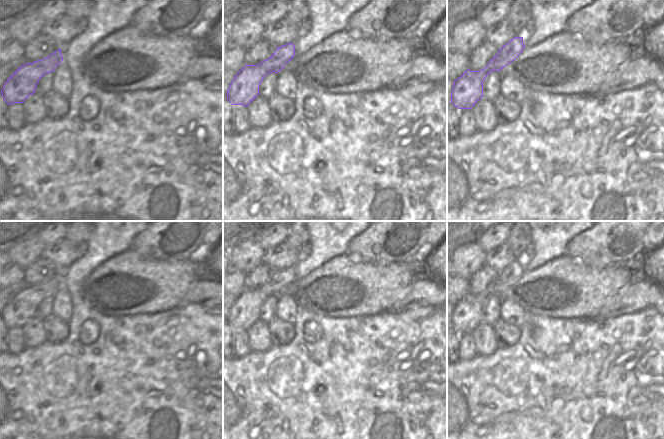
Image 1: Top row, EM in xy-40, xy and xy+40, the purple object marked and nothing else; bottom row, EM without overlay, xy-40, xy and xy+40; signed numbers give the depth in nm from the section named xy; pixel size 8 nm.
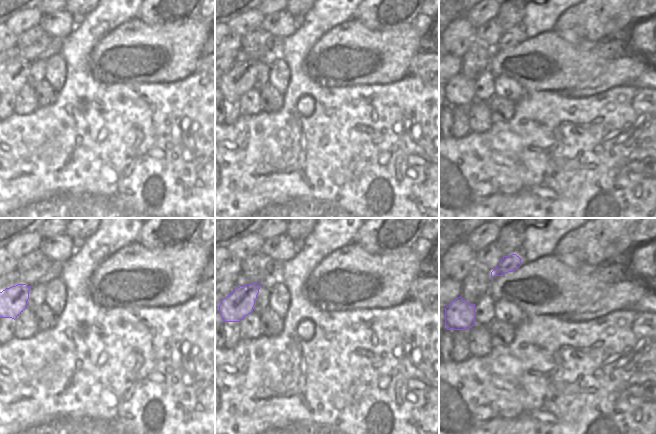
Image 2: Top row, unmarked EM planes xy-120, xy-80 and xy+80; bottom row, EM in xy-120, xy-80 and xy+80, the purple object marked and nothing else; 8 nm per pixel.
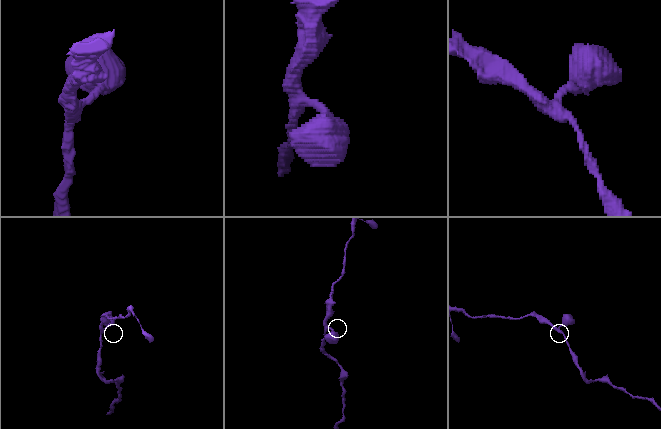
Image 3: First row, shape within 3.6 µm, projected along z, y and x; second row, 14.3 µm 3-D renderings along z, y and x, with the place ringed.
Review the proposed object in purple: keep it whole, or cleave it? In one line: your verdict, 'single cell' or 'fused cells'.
single cell

